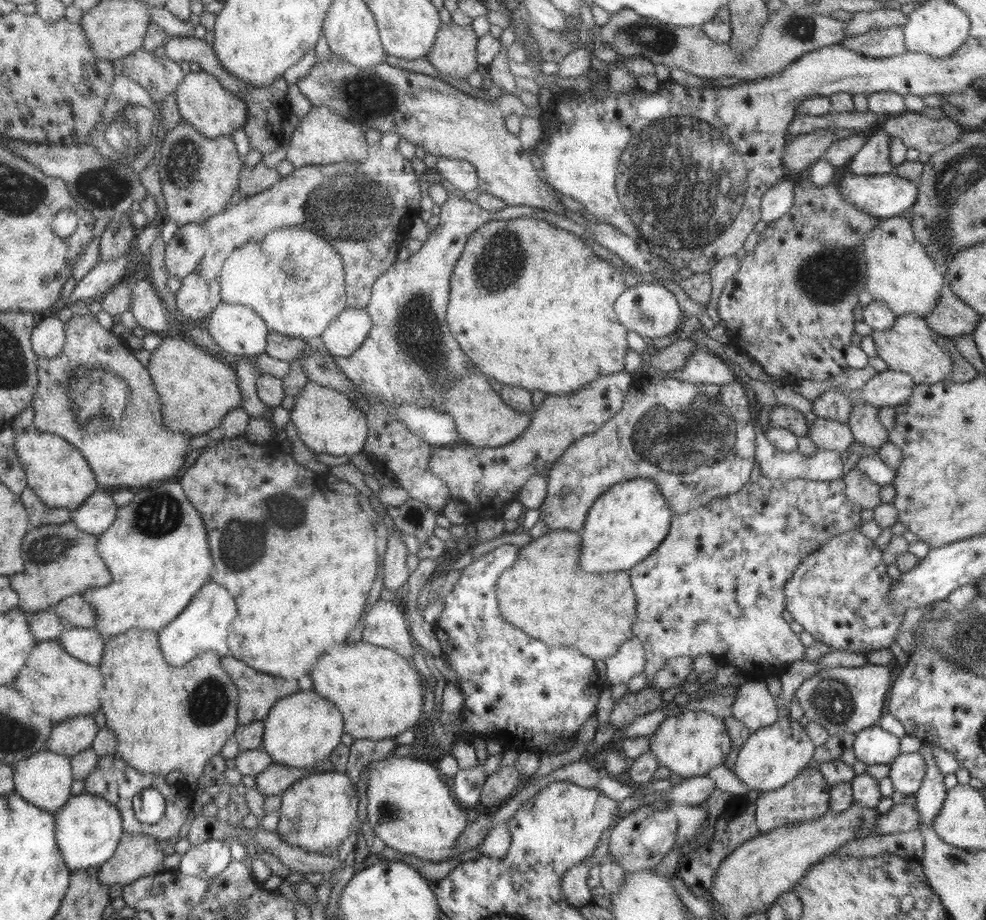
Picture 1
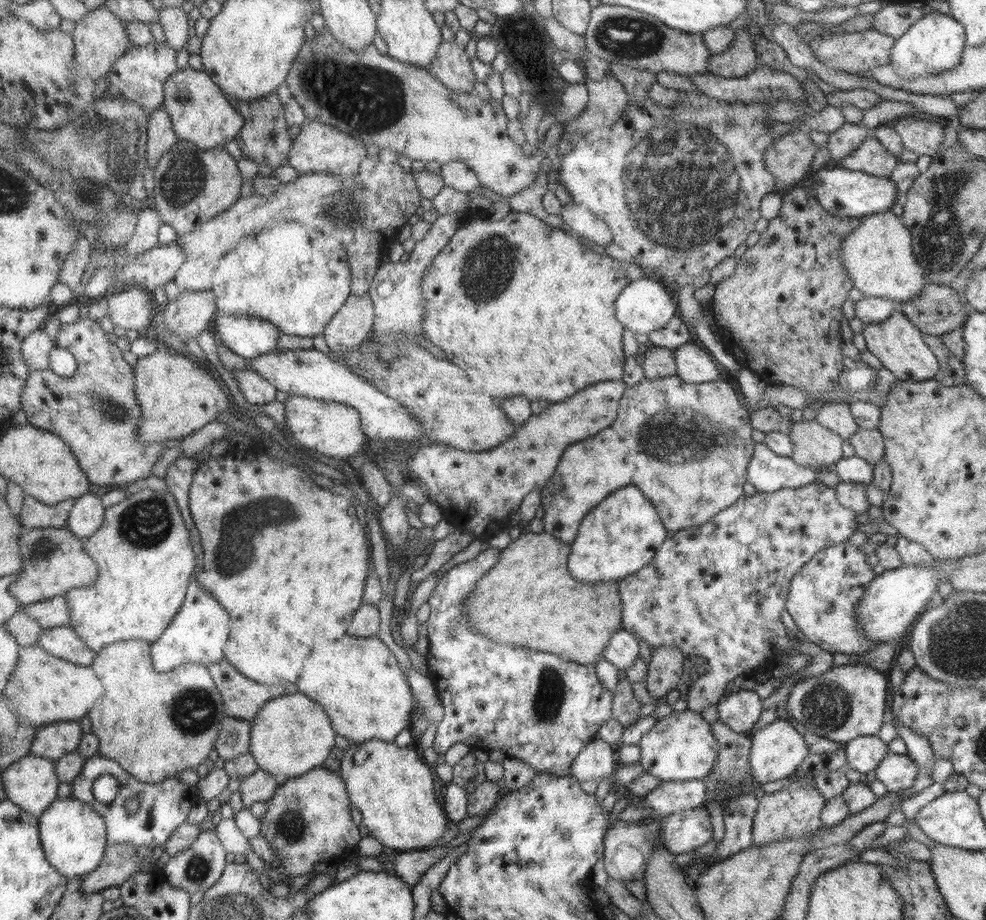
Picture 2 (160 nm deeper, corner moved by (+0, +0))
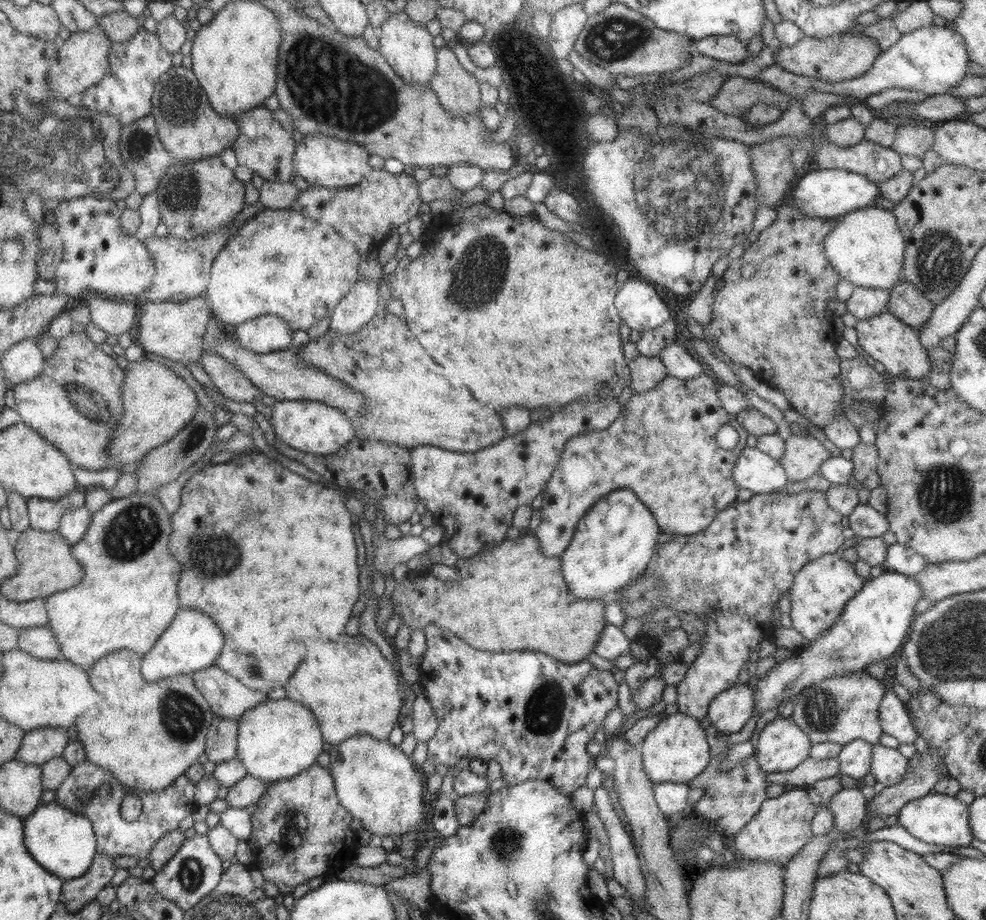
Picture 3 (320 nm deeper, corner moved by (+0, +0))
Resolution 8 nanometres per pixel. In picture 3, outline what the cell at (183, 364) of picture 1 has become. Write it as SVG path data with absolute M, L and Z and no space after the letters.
M130 361L123 382L123 415L108 441L109 464L130 464L144 458L154 447L167 443L199 411L194 390L172 370L157 361Z

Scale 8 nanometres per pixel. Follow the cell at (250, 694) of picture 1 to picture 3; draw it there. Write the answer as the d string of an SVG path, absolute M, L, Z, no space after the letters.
M215 664L191 673L191 677L200 694L211 704L216 717L239 719L248 710L269 699L268 692L251 689Z

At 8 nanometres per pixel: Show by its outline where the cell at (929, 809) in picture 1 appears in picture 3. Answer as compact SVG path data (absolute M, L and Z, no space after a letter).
M886 689L879 706L879 719L883 732L894 736L900 744L915 746L916 732L905 702L892 689Z

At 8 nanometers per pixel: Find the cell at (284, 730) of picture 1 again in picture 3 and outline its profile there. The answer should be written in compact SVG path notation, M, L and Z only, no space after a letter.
M287 698L268 699L251 708L238 719L235 758L243 762L248 775L255 776L258 780L268 782L286 780L298 775L299 772L306 771L317 762L316 758L322 752L324 741L319 721L310 708Z

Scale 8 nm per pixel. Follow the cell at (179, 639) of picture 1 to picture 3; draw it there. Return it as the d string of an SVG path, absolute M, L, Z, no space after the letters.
M181 608L171 626L158 640L158 643L144 655L142 673L144 680L156 682L178 674L188 674L210 668L219 659L224 648L221 627L199 610Z

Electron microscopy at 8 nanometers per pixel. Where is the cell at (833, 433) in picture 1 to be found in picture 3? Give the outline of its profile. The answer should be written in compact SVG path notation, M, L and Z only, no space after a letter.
M792 434L785 440L784 454L778 461L789 482L798 482L814 476L821 464L830 458L830 452L816 437Z

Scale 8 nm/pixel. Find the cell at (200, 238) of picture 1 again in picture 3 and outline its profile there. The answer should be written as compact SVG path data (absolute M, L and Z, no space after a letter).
M83 196L62 201L56 209L53 210L53 225L55 238L63 242L63 253L61 261L58 262L55 277L58 294L73 299L85 294L86 288L91 288L93 292L97 291L107 298L125 298L131 299L137 297L152 284L153 276L156 274L155 261L144 246L144 243L134 234L127 234L121 227L119 220L121 210L116 207L116 201L108 198Z

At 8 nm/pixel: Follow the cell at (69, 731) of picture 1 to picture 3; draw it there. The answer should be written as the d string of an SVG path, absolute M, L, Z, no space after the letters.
M42 727L28 731L23 736L22 746L15 756L17 761L26 764L41 765L60 757L65 746L70 742L66 729Z

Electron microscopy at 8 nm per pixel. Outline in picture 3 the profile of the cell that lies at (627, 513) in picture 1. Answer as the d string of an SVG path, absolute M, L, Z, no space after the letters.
M620 488L590 507L576 528L572 542L560 555L564 581L578 600L598 600L626 588L642 576L656 556L661 534L655 514L629 488Z

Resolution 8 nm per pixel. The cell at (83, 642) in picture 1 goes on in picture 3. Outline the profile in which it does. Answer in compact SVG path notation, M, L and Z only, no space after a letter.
M49 625L25 628L19 634L19 650L40 660L60 660L64 655Z

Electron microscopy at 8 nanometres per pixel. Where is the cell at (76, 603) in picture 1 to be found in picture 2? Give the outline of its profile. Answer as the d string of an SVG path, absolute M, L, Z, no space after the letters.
M62 595L34 604L21 605L18 609L39 622L44 629L69 626L71 611Z

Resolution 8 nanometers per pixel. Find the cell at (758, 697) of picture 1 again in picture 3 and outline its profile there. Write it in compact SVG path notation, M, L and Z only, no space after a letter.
M748 684L734 685L721 692L708 705L707 717L711 725L726 735L740 732L752 718L755 710L754 695Z

